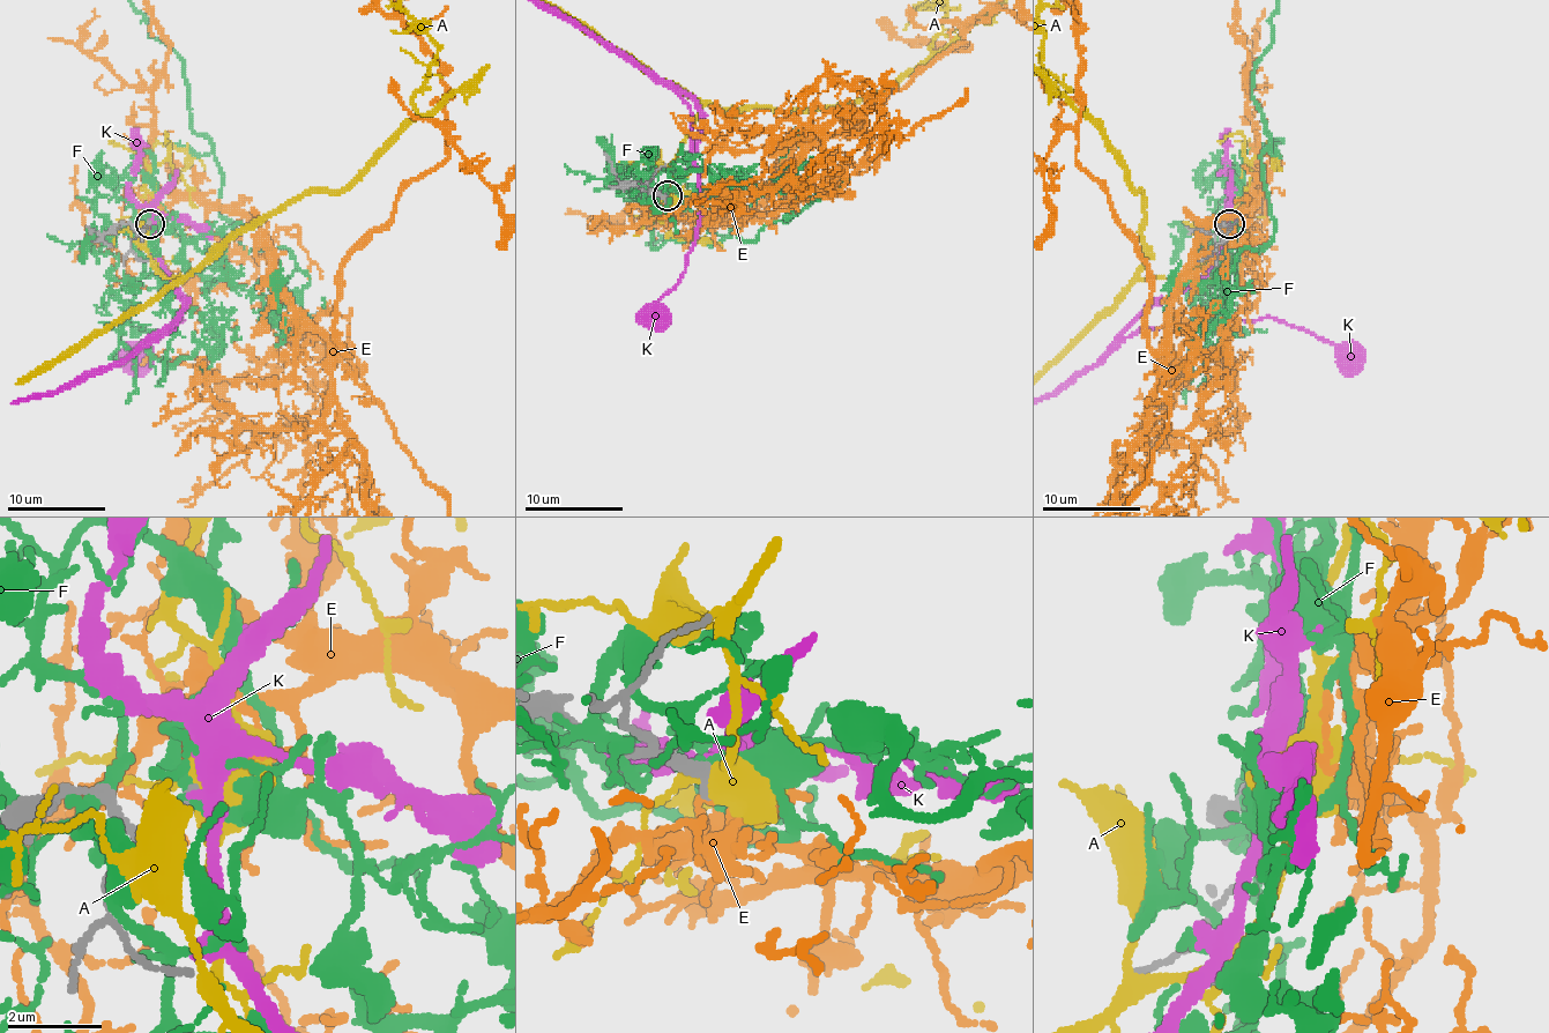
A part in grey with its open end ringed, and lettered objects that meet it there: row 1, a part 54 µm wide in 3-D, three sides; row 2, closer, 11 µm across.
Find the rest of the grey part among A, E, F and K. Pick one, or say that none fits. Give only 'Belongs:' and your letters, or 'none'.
Belongs: none

